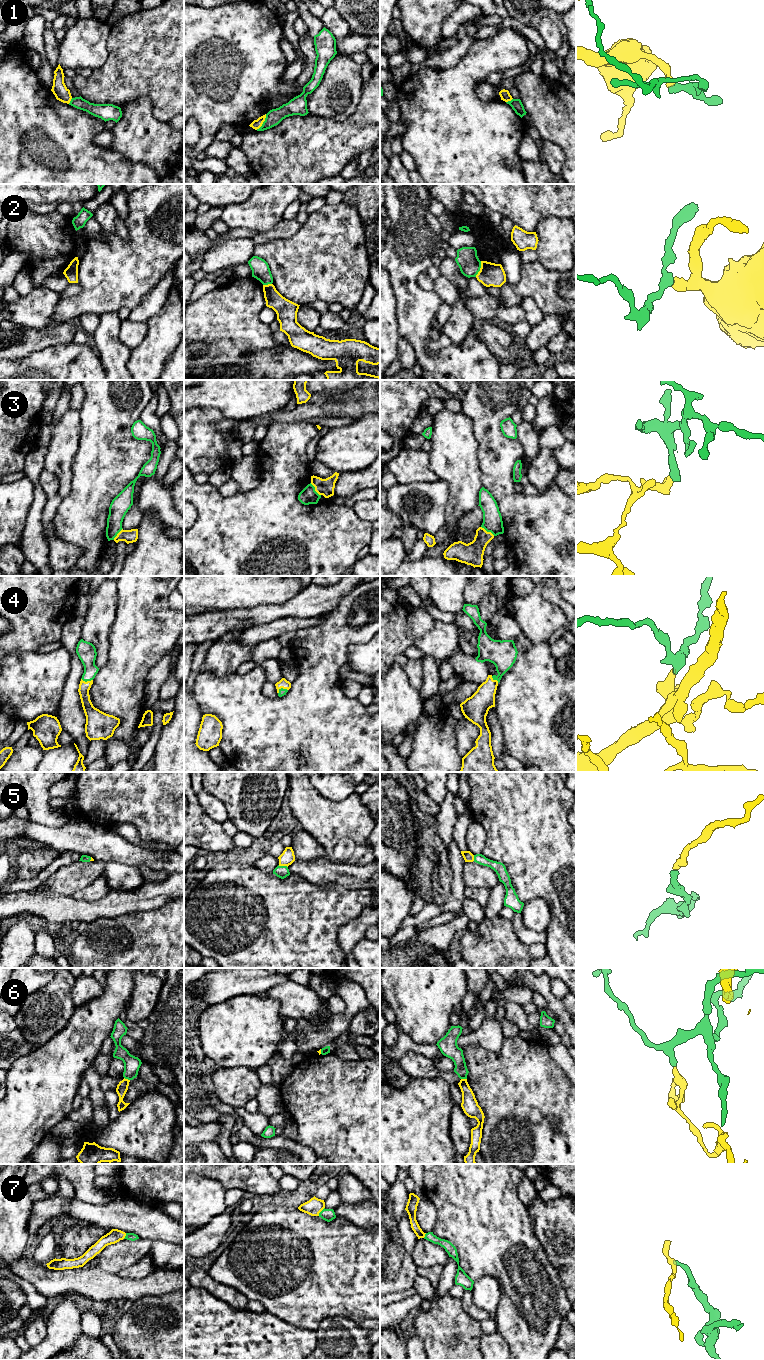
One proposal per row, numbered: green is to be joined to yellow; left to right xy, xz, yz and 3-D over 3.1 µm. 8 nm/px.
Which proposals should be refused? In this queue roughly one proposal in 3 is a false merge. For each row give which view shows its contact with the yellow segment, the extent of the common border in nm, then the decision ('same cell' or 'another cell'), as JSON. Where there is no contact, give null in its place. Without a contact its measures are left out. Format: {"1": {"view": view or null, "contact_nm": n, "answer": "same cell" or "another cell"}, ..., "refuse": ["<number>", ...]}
{"1": {"view": "xz", "contact_nm": 150, "answer": "another cell"}, "2": {"view": "yz", "contact_nm": 140, "answer": "another cell"}, "3": {"view": "xz", "contact_nm": 130, "answer": "another cell"}, "4": {"view": "xz", "contact_nm": 90, "answer": "same cell"}, "5": {"view": "xz", "contact_nm": 80, "answer": "same cell"}, "6": {"view": "xy", "contact_nm": 50, "answer": "another cell"}, "7": {"view": "xz", "contact_nm": 90, "answer": "another cell"}, "refuse": ["1", "2", "3", "6", "7"]}

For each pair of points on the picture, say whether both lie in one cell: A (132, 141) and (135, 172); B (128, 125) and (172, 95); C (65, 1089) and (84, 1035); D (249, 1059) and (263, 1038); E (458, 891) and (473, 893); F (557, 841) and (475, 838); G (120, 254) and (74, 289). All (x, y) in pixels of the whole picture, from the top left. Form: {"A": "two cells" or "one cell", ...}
{"A": "two cells", "B": "two cells", "C": "one cell", "D": "one cell", "E": "two cells", "F": "two cells", "G": "two cells"}

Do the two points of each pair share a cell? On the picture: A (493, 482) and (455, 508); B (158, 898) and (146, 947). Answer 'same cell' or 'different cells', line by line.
A: different cells
B: different cells

